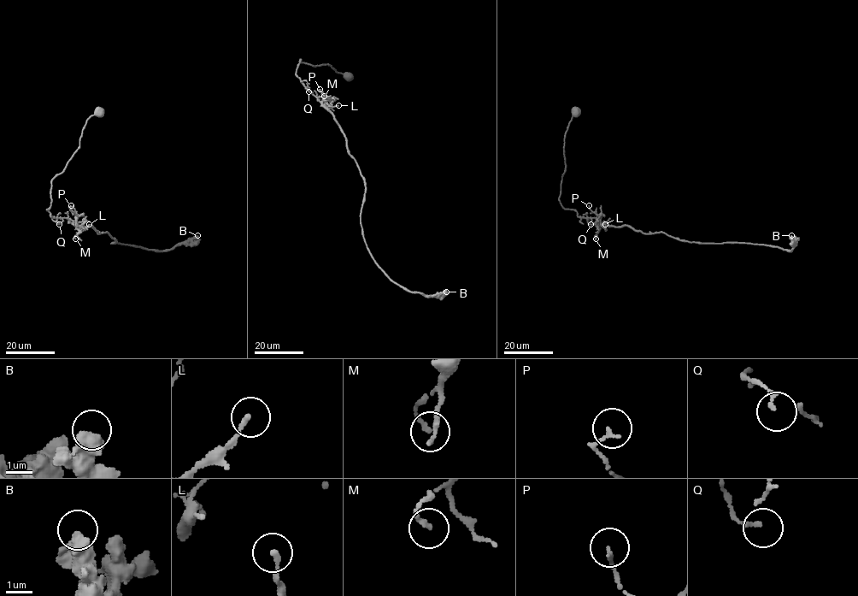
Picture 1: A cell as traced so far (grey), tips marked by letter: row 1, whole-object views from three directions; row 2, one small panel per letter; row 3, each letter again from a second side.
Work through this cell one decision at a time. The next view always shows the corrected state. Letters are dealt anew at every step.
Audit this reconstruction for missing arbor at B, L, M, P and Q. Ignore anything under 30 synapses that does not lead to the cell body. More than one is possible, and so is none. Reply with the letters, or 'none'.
none

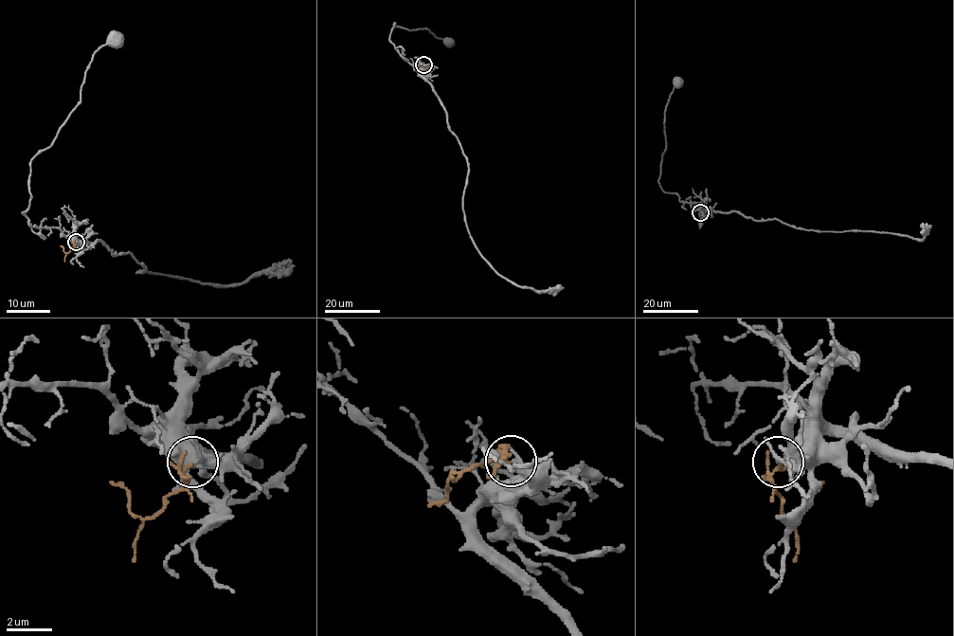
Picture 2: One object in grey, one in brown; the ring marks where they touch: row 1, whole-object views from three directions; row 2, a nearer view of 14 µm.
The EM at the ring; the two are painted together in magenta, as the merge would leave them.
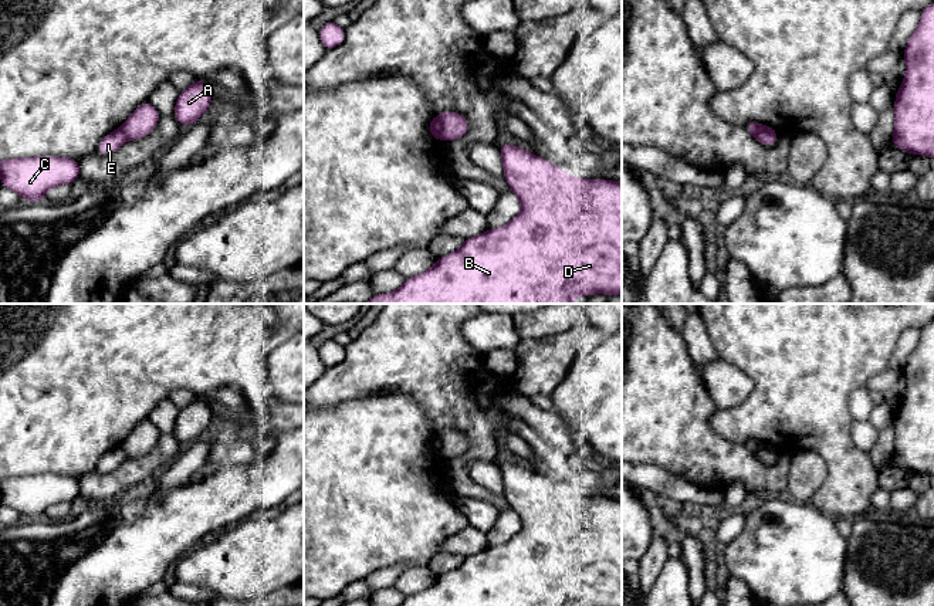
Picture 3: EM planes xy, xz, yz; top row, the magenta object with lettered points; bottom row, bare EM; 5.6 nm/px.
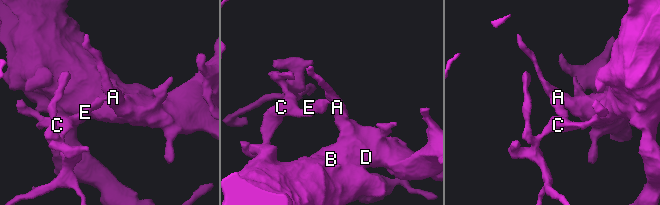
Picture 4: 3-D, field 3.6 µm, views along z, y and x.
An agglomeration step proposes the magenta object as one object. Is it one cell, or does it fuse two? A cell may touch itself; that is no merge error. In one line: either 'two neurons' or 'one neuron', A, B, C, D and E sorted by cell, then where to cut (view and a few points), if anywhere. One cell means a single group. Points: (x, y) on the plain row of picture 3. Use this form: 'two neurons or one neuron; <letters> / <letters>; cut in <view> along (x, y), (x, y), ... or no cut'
two neurons; A B D / C E; cut in xz along (435, 434), (440, 443), (442, 457)

